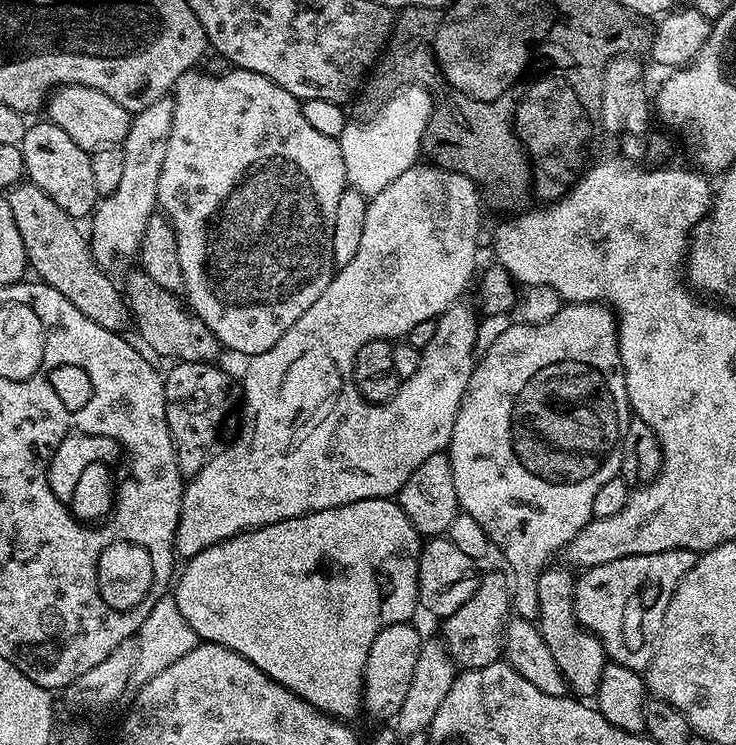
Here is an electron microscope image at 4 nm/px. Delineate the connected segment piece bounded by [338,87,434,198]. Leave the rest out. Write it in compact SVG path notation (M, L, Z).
M425 87L407 88L388 104L388 111L383 111L380 120L375 120L371 127L364 127L355 122L347 125L350 135L339 133L344 179L360 193L371 198L383 190L394 178L417 163L421 155L420 143L424 137L424 127L428 125L434 107L433 93Z

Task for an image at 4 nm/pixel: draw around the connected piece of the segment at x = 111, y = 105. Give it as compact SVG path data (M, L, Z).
M66 84L55 89L46 101L47 112L47 119L54 126L66 130L66 134L70 134L70 138L74 138L74 142L78 142L78 146L82 146L89 154L98 148L123 145L133 117L133 113L118 106L110 94L102 94L102 90L81 84Z

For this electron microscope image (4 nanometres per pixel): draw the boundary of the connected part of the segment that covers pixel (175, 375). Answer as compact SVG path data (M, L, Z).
M176 362L171 367L164 376L166 422L180 475L191 478L200 473L217 447L216 435L232 408L232 380L215 363Z

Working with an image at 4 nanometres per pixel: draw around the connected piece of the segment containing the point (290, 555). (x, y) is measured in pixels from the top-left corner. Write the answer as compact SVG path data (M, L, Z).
M379 496L378 498L366 498L365 500L359 500L358 502L350 502L349 504L343 504L337 508L331 508L330 510L318 510L317 512L311 512L305 516L295 516L294 518L286 518L282 522L274 522L273 524L267 524L261 528L252 528L248 532L240 532L237 536L230 536L221 541L220 544L214 544L209 548L204 548L196 556L191 557L187 561L188 564L184 568L184 573L179 573L178 579L174 584L174 595L178 602L178 611L182 613L182 618L186 618L186 622L190 622L190 627L194 629L194 634L201 641L210 644L221 644L226 646L230 650L234 650L238 654L242 654L242 658L246 658L254 666L258 666L258 670L262 670L262 674L266 674L274 682L278 682L282 686L286 686L286 690L290 690L295 696L301 696L301 698L307 702L310 706L314 706L320 712L324 712L327 716L337 717L345 722L351 721L351 716L356 716L359 712L362 712L362 693L364 691L364 667L368 661L368 655L370 654L370 646L374 642L374 638L378 638L378 634L386 626L391 624L406 624L413 619L412 615L418 612L418 601L420 595L418 594L418 562L420 561L420 550L422 547L422 537L417 532L416 527L410 522L410 518L402 510L402 506L392 498L385 498Z

